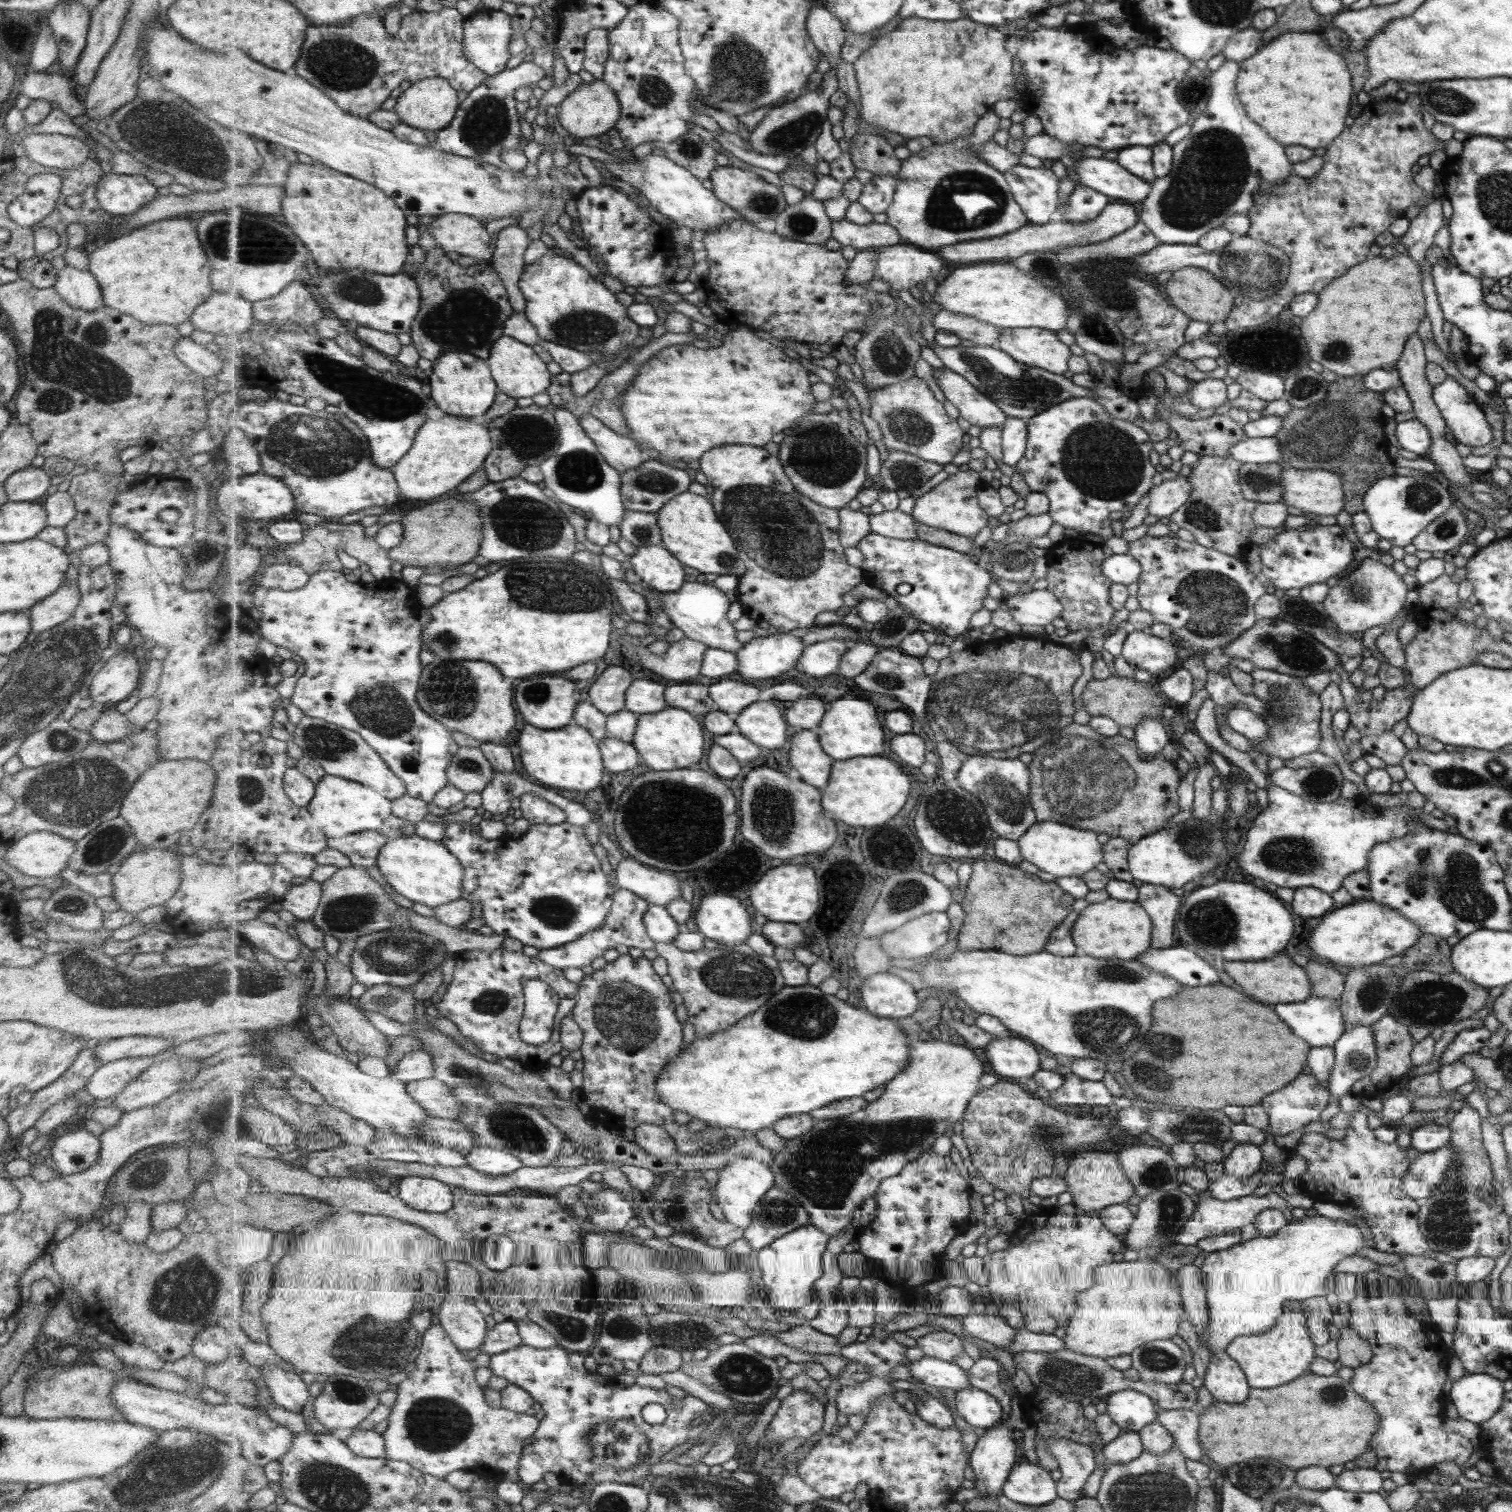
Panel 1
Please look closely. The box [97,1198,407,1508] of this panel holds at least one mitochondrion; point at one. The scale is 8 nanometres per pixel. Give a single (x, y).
(168, 1470)

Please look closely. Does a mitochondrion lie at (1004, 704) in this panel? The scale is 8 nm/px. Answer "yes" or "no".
yes

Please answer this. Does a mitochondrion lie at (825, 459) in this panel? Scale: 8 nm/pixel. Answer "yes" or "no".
yes

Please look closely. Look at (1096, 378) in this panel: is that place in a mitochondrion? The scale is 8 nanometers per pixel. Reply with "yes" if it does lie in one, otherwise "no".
no

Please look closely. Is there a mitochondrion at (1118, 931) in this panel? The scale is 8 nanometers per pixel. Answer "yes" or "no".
no

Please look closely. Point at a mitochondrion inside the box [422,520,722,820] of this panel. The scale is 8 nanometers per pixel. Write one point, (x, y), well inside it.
(571, 590)

